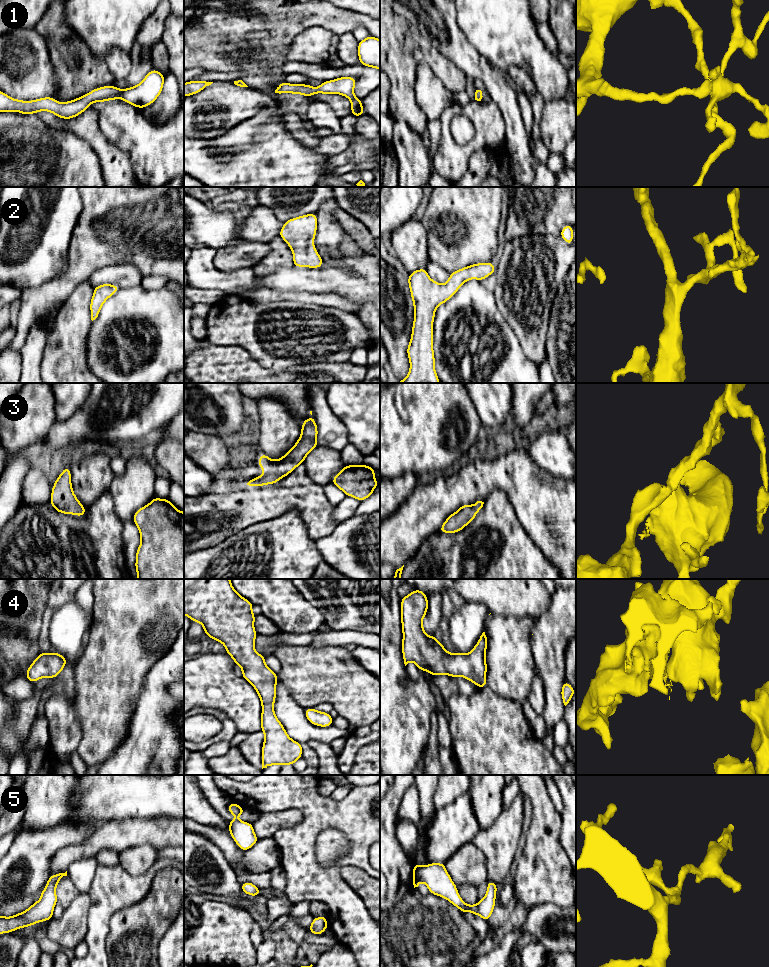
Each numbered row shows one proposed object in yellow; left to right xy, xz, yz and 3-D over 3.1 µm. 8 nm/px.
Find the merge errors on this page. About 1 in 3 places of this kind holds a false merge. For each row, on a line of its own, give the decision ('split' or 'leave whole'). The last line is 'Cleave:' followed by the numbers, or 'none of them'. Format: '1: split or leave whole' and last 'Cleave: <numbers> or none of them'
1: leave whole
2: leave whole
3: leave whole
4: leave whole
5: leave whole
Cleave: none of them

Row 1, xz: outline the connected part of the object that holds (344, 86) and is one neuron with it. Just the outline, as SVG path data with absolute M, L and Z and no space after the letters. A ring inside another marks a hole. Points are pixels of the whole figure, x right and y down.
M339 77L334 80L324 81L319 87L309 86L308 84L290 84L282 82L278 85L275 93L301 94L311 97L313 94L340 94L351 101L351 114L355 117L365 115L361 99L354 95L356 85L355 77Z

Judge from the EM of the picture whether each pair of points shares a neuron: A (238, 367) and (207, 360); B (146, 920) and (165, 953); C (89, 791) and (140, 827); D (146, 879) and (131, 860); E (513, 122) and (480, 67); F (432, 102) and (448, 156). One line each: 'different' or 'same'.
A: same
B: different
C: different
D: different
E: same
F: different

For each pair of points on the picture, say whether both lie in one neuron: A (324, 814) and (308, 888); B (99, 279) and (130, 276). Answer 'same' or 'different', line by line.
A: same
B: same

